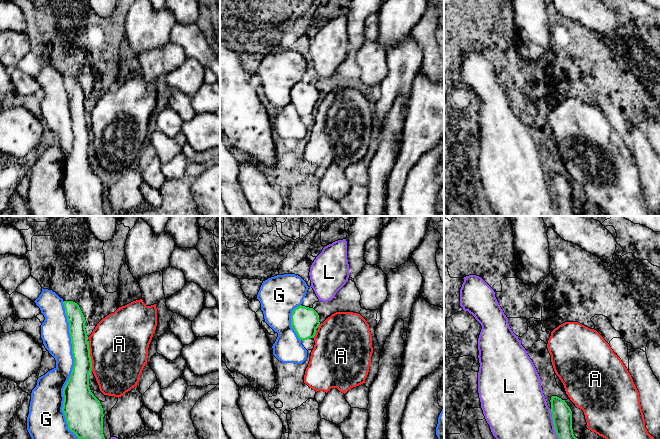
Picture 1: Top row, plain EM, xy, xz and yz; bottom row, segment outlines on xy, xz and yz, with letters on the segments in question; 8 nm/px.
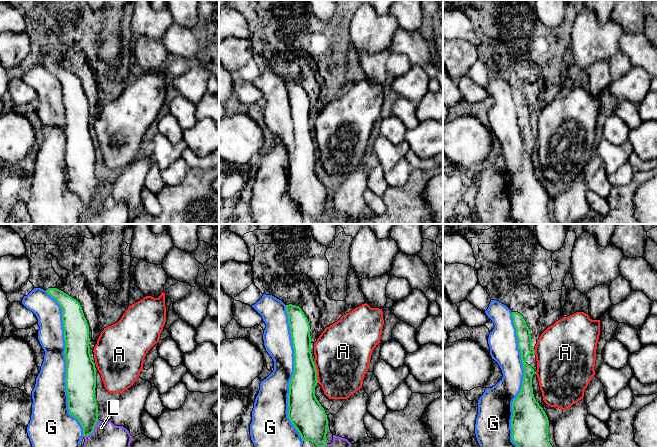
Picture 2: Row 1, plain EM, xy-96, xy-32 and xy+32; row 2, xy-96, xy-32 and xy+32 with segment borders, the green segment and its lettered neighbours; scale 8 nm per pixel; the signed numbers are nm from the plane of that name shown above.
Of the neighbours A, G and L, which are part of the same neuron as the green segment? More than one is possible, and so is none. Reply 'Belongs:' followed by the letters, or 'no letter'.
Belongs: A

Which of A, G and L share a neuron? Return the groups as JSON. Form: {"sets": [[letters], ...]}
{"sets": [["A"], ["G"], ["L"]]}

